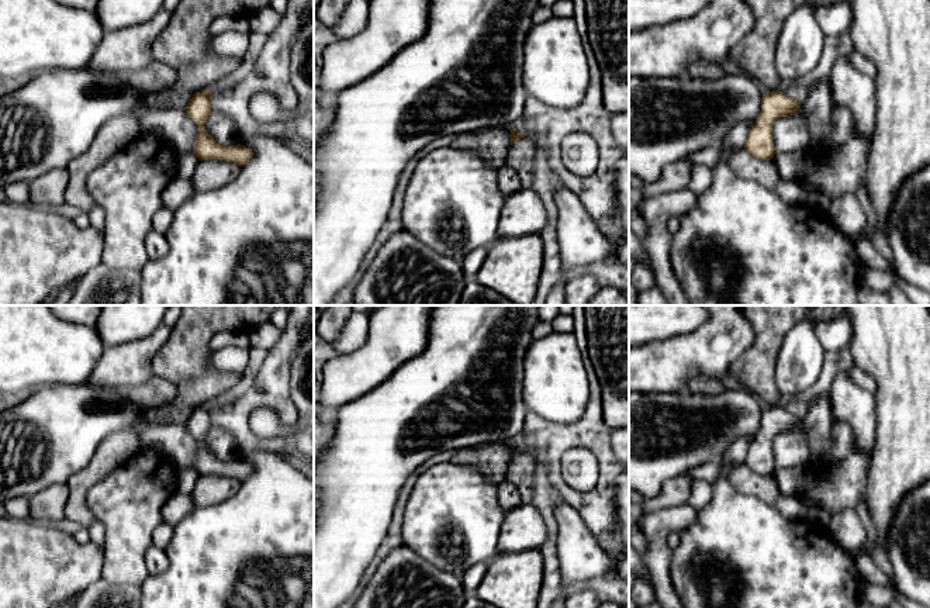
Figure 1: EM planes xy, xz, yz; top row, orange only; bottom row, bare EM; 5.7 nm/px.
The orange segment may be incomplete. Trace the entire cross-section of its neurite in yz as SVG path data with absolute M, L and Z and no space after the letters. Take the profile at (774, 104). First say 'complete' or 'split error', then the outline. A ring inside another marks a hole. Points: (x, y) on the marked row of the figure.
complete | M779 90L764 94L761 97L761 111L749 131L744 149L757 159L771 160L775 155L772 122L795 114L799 107L799 100L791 99Z

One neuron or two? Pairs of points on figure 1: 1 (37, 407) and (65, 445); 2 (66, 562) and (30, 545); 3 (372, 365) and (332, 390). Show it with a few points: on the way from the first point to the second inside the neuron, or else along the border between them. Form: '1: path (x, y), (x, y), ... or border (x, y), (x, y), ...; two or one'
1: path (47, 417), (55, 425), (55, 435); one
2: path (58, 562), (47, 562), (38, 553); one
3: path (362, 370), (342, 382); one

